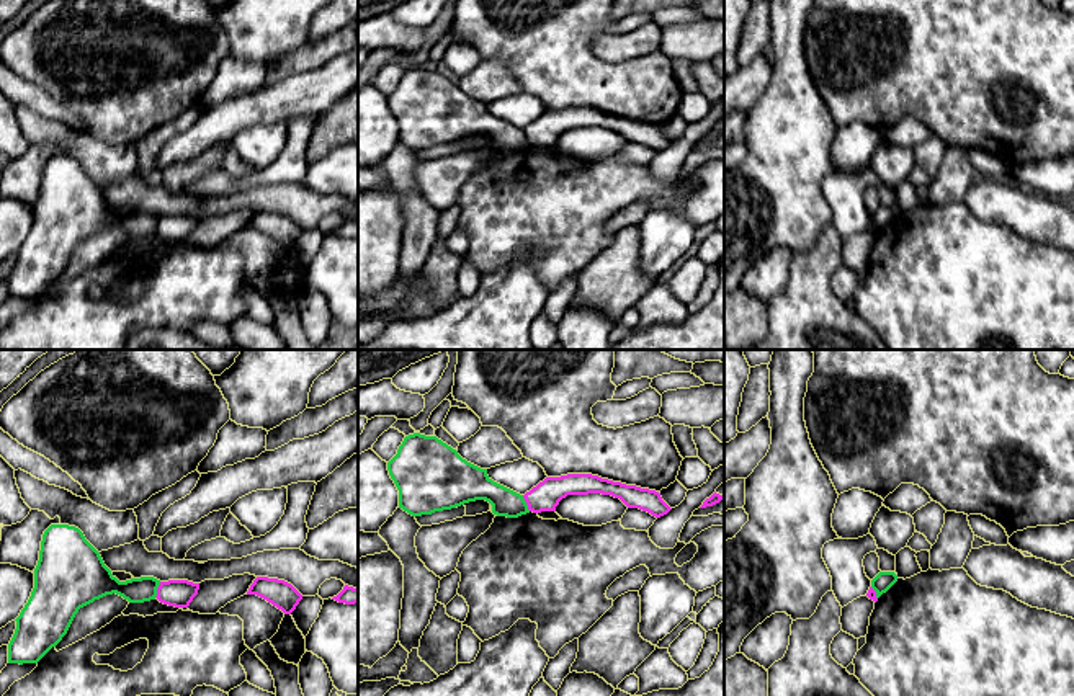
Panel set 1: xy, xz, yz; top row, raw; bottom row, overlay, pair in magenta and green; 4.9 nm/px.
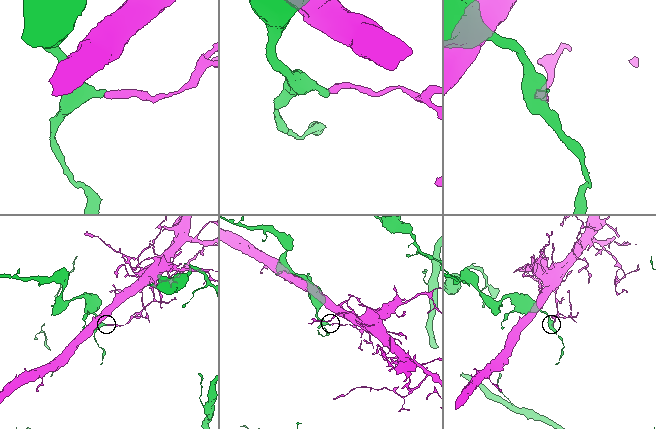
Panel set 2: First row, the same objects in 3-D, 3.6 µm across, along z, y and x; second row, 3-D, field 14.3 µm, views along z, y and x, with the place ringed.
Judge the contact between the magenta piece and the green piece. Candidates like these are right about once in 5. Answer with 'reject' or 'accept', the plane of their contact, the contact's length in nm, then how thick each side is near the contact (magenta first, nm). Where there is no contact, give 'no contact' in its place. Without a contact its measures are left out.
reject | xy | 90 nm | 140/130 nm

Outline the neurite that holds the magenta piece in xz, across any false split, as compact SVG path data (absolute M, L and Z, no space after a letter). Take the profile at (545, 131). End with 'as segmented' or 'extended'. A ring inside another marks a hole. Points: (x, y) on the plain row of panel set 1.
M567 108L546 111L523 129L528 144L533 147L556 145L556 141L567 129L602 127L620 132L628 142L639 142L656 152L667 149L672 142L660 127L636 119L613 116L592 108Z; as segmented

